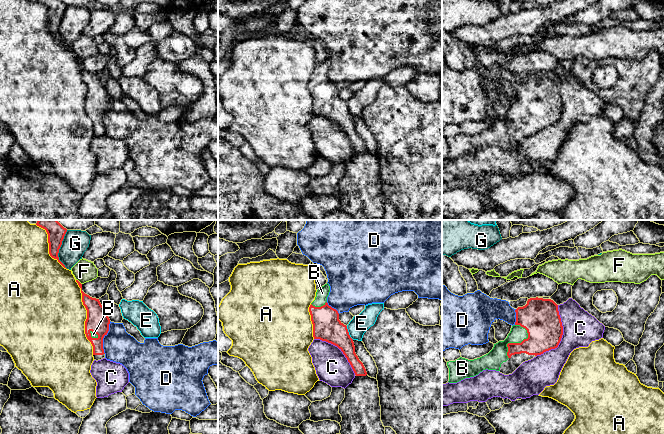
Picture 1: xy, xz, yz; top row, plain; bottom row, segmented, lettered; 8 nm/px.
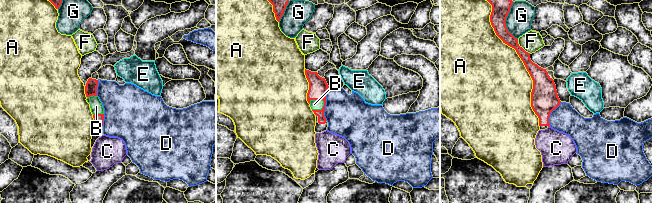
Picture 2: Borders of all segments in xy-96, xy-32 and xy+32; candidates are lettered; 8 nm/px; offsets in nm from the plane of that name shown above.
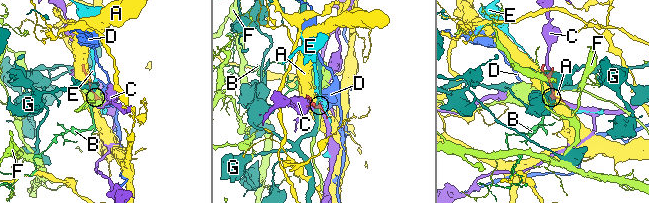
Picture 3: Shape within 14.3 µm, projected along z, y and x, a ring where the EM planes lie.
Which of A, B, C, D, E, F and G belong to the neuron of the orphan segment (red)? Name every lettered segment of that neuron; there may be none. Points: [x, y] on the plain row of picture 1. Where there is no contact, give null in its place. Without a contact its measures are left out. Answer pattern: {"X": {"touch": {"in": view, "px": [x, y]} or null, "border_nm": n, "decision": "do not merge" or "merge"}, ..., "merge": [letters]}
{"A": {"touch": {"in": "xy", "px": [87, 93]}, "border_nm": 600, "decision": "do not merge"}, "B": {"touch": {"in": "yz", "px": [517, 119]}, "border_nm": 300, "decision": "merge"}, "C": {"touch": {"in": "yz", "px": [561, 112]}, "border_nm": 460, "decision": "do not merge"}, "D": {"touch": {"in": "xy", "px": [103, 113]}, "border_nm": 260, "decision": "do not merge"}, "E": {"touch": {"in": "xz", "px": [348, 109]}, "border_nm": 130, "decision": "do not merge"}, "F": {"touch": {"in": "xy", "px": [79, 58]}, "border_nm": 60, "decision": "do not merge"}, "G": {"touch": {"in": "xy", "px": [59, 24]}, "border_nm": 320, "decision": "do not merge"}, "merge": ["B"]}

